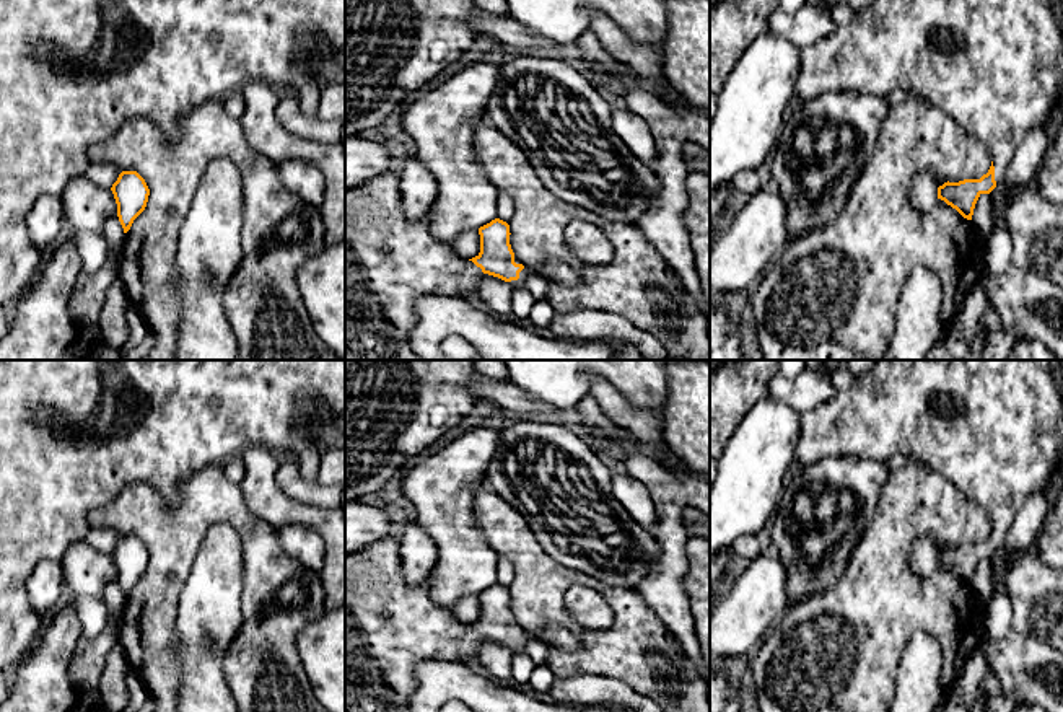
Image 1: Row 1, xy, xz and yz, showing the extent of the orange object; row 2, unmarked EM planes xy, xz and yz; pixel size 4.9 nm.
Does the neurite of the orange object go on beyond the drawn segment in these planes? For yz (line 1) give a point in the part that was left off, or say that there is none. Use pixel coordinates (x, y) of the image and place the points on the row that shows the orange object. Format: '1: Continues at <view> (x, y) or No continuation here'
1: Continues at yz (995, 67)

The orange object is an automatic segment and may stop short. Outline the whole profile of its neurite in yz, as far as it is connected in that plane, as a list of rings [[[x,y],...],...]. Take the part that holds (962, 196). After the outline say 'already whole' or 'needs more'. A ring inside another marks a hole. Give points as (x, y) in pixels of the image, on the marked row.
[[[873,0],[864,11],[853,10],[850,2],[825,11],[835,24],[833,33],[801,49],[794,99],[806,103],[827,91],[884,96],[903,90],[946,112],[970,138],[983,143],[991,156],[991,166],[980,179],[947,181],[938,187],[938,199],[972,220],[978,197],[990,194],[1004,179],[1027,132],[1052,117],[1063,83],[1063,31],[1050,0]]] | needs more

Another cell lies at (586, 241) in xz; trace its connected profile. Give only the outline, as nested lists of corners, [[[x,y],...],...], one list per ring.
[[[575,220],[566,225],[565,243],[586,264],[602,266],[614,257],[614,248],[606,233],[586,220]]]

